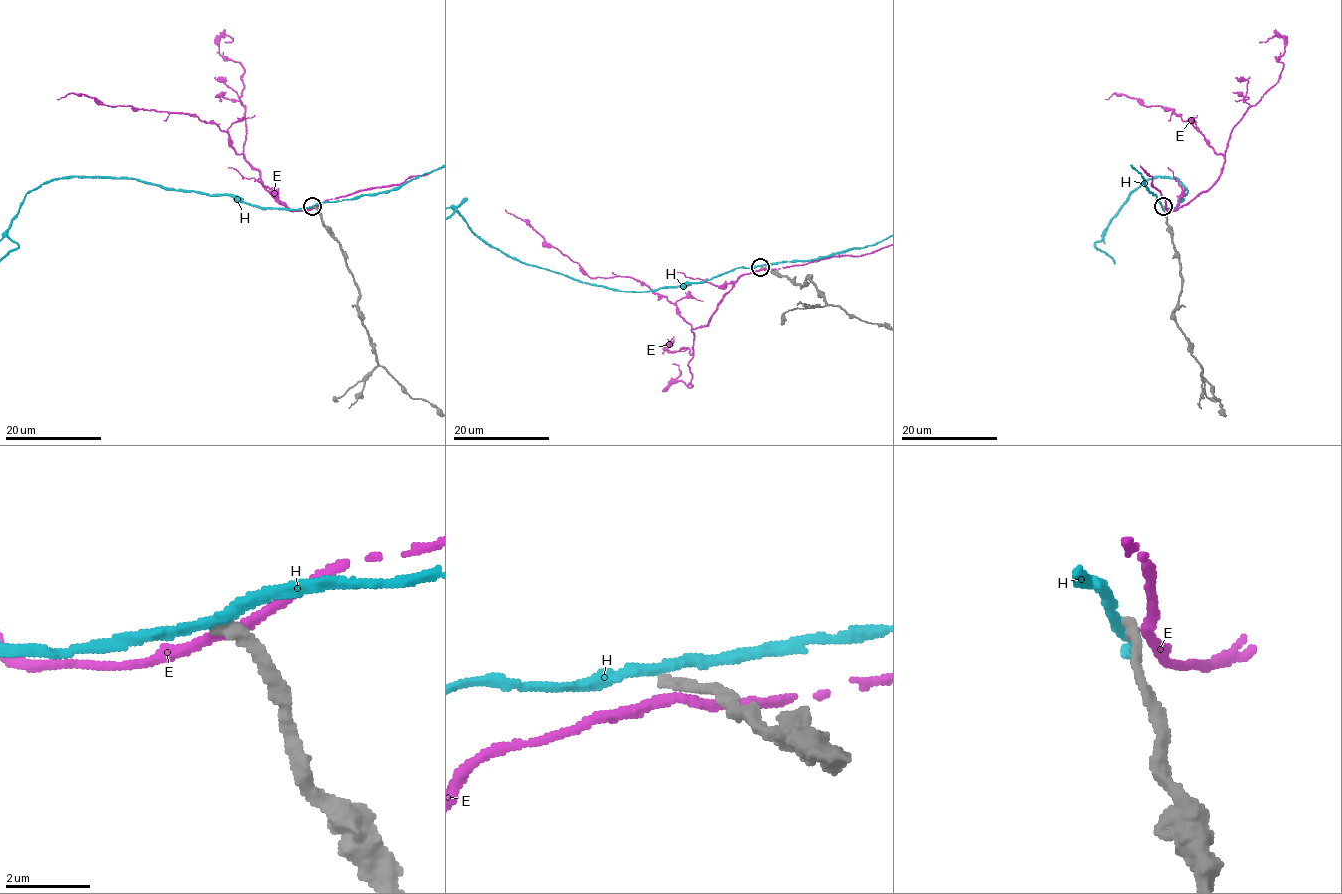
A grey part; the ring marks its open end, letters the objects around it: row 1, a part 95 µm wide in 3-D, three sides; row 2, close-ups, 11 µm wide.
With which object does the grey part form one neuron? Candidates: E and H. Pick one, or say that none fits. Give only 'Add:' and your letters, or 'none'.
Add: none

